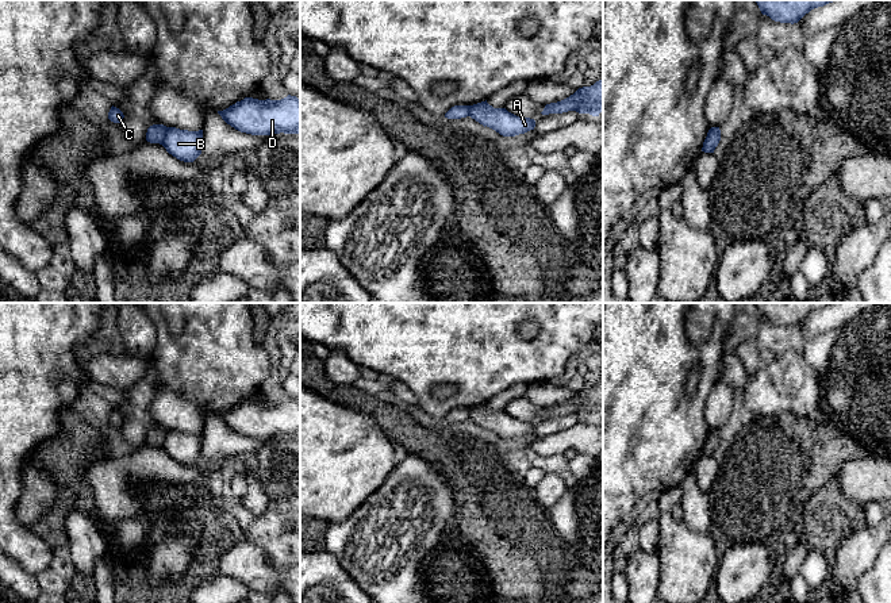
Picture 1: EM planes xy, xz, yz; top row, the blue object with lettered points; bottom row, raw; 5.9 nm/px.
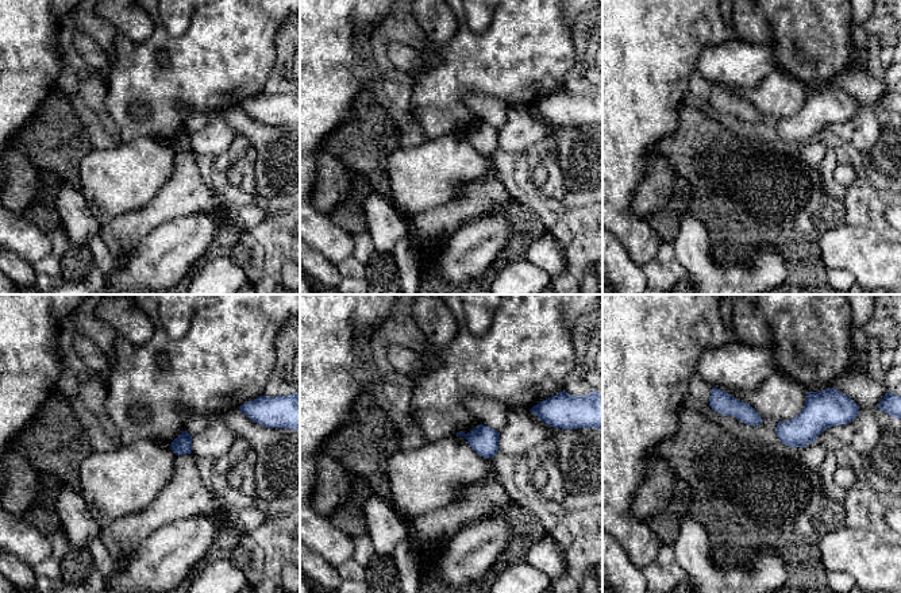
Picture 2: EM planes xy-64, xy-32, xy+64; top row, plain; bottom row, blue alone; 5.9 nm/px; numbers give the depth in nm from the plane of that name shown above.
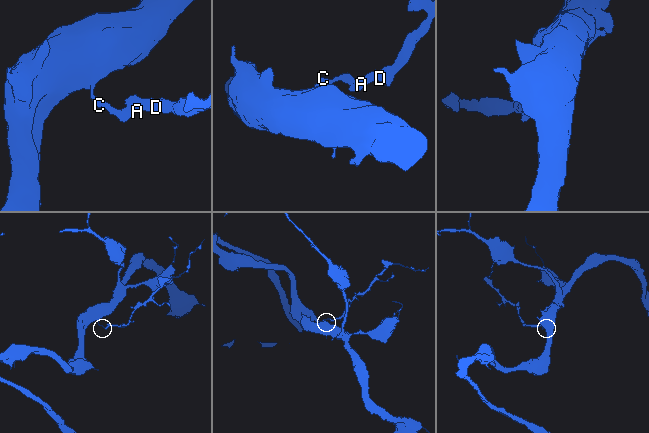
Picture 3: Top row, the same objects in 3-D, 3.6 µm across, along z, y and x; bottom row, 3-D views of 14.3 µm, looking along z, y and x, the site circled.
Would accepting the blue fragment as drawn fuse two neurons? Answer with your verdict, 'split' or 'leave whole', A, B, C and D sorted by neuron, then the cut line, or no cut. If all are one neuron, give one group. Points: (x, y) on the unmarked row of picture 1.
split | A B D / C | xy (168, 430), (161, 446)

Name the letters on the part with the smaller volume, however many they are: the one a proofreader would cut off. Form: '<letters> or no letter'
A, B, D

